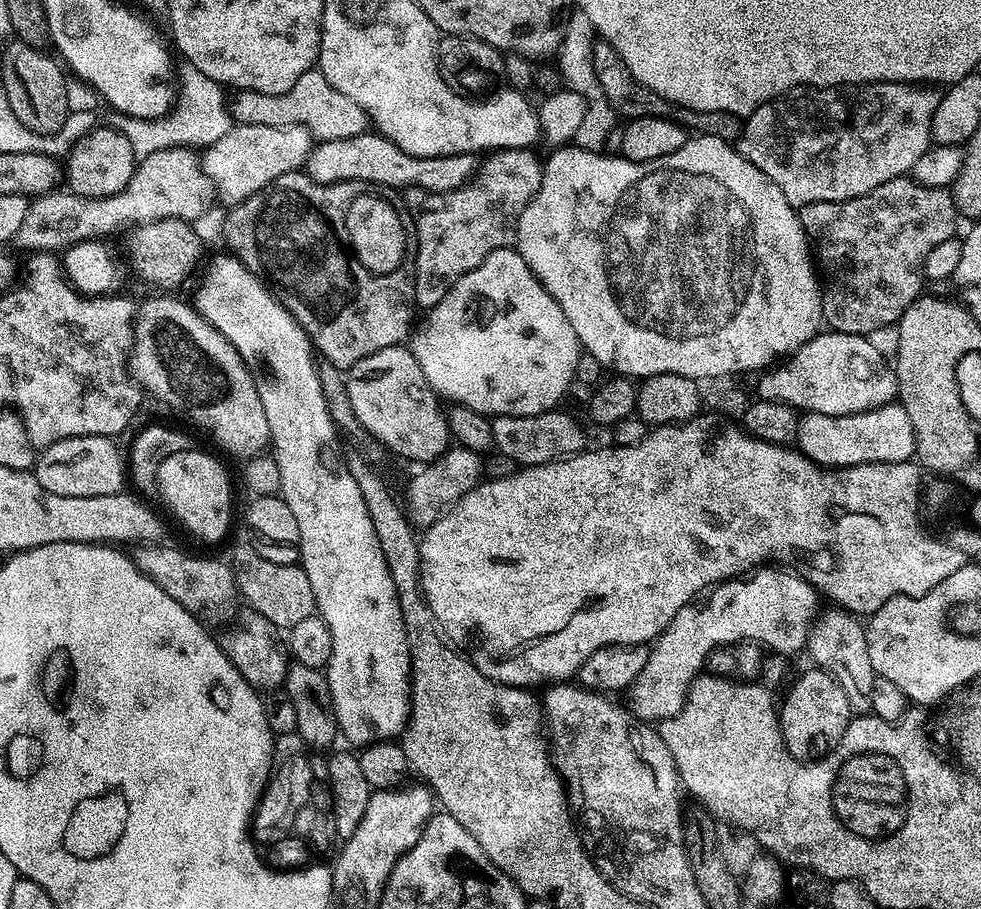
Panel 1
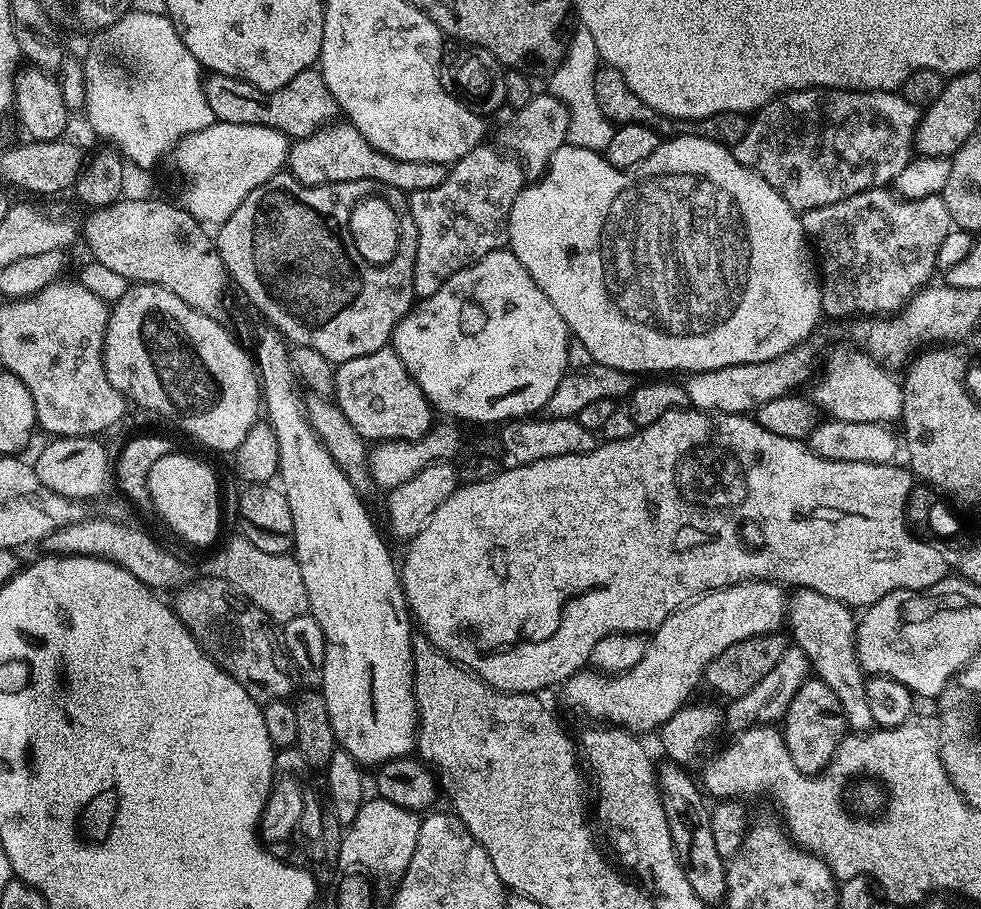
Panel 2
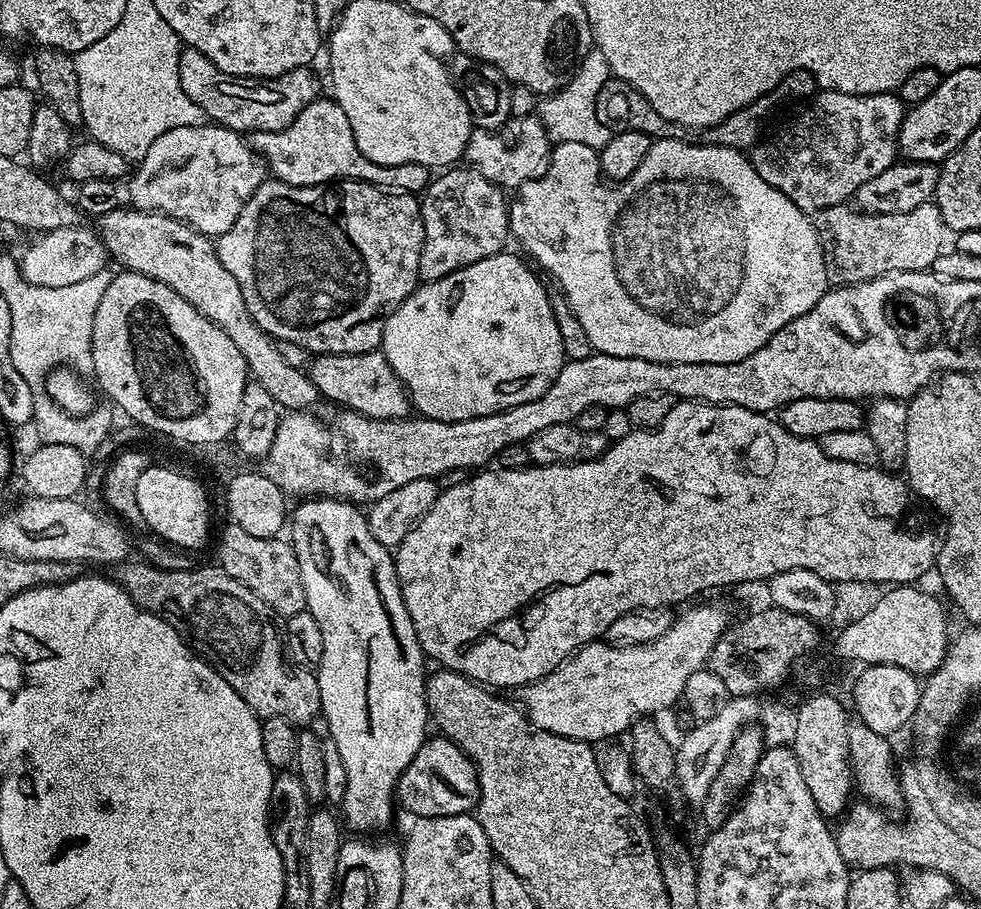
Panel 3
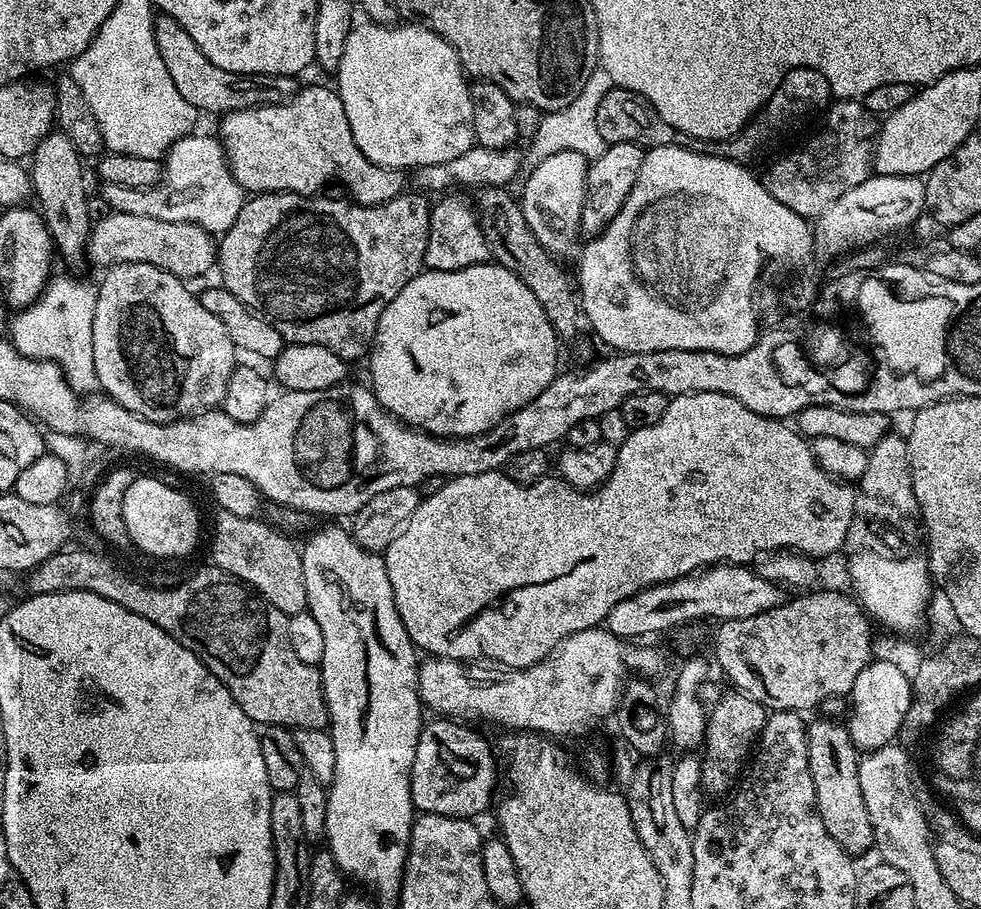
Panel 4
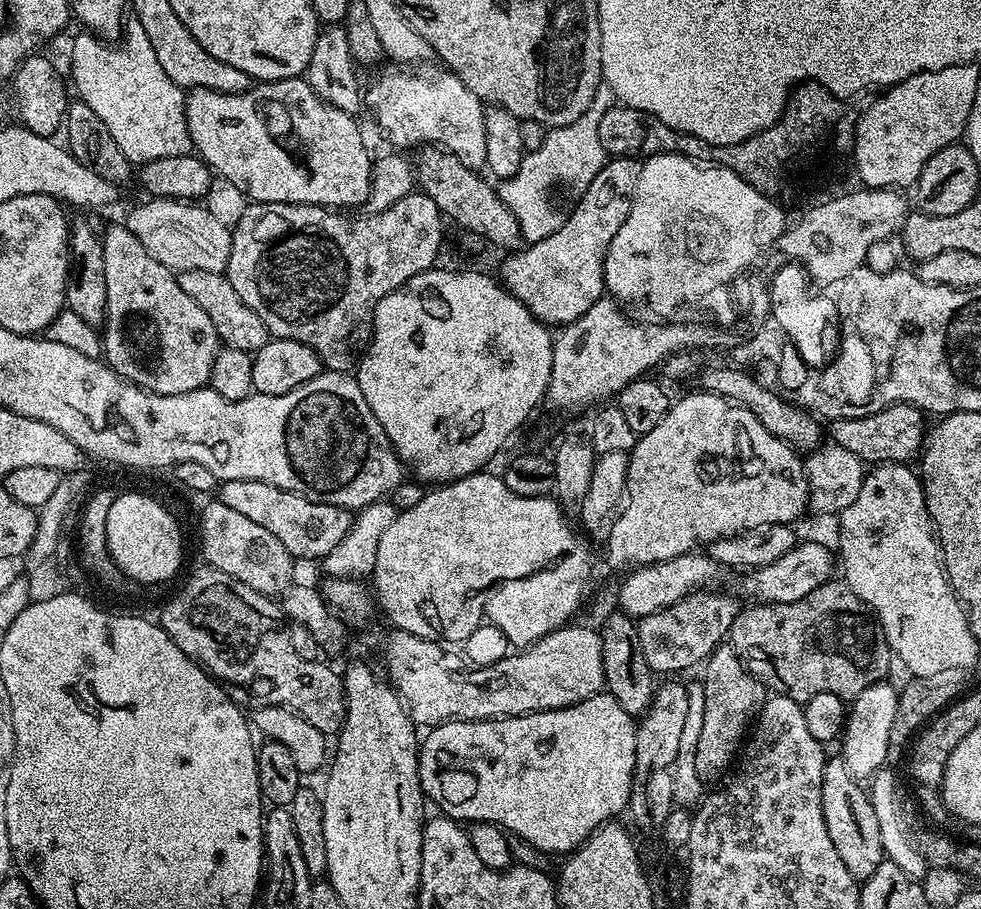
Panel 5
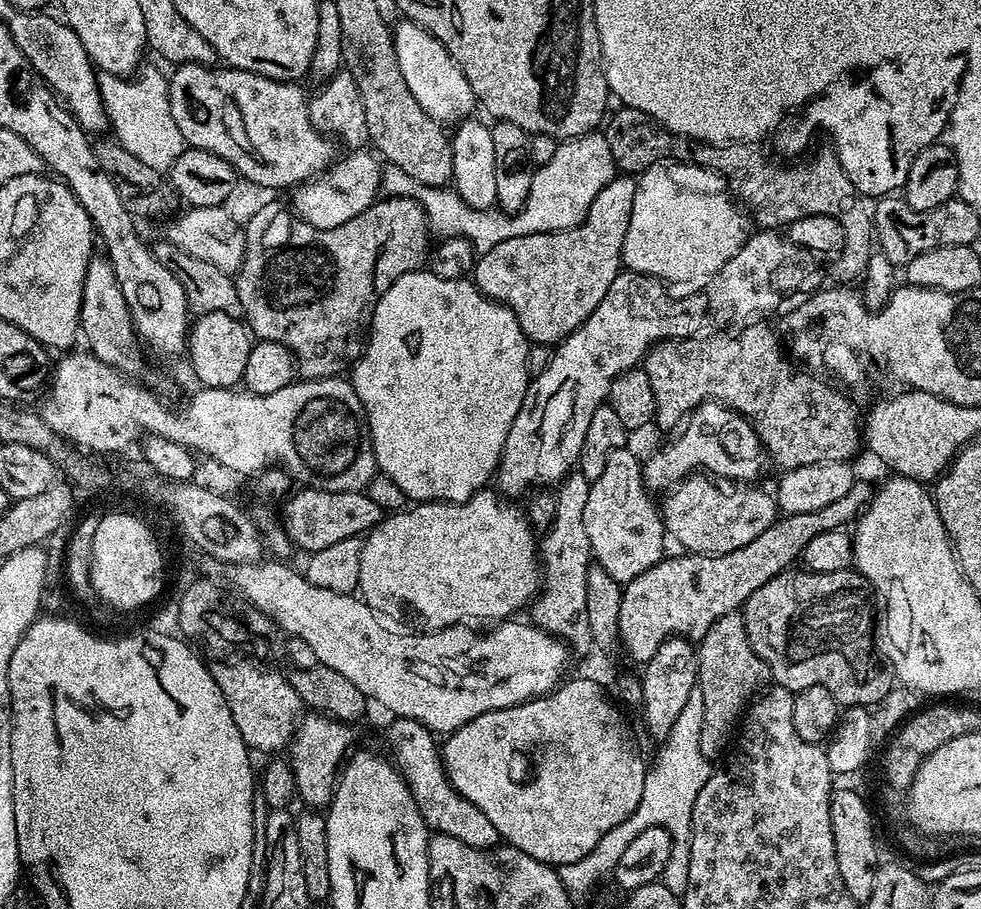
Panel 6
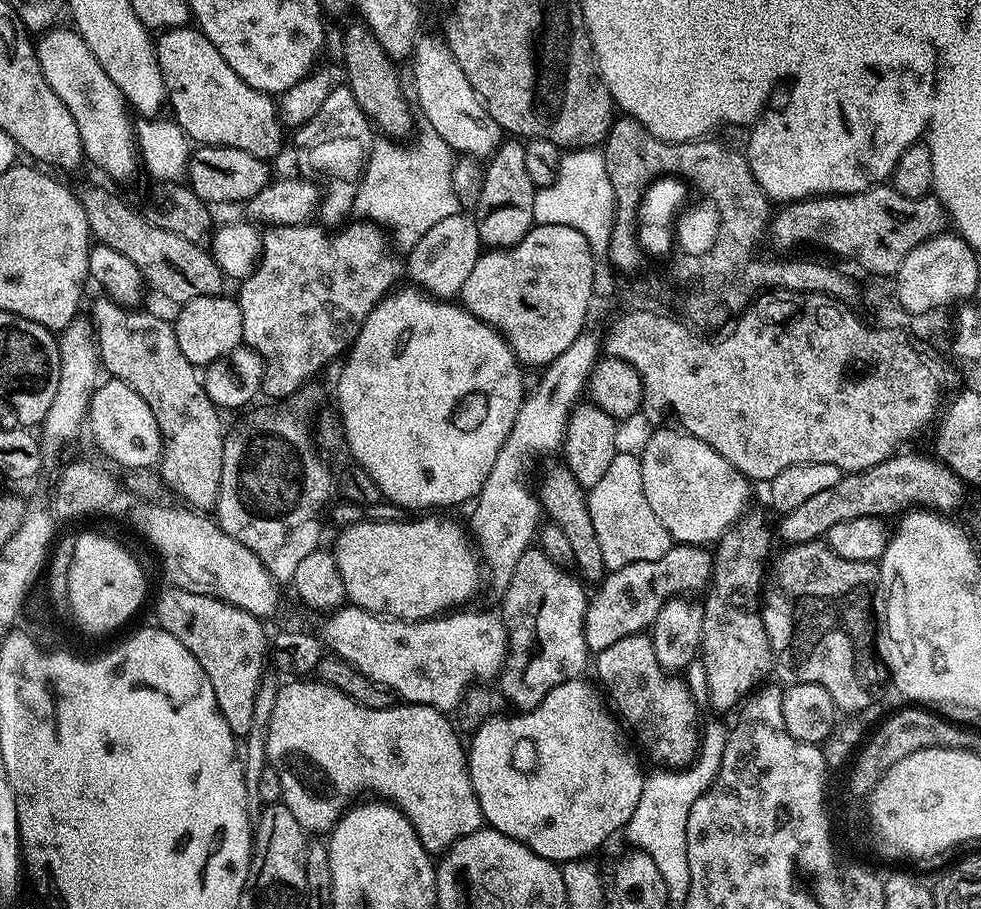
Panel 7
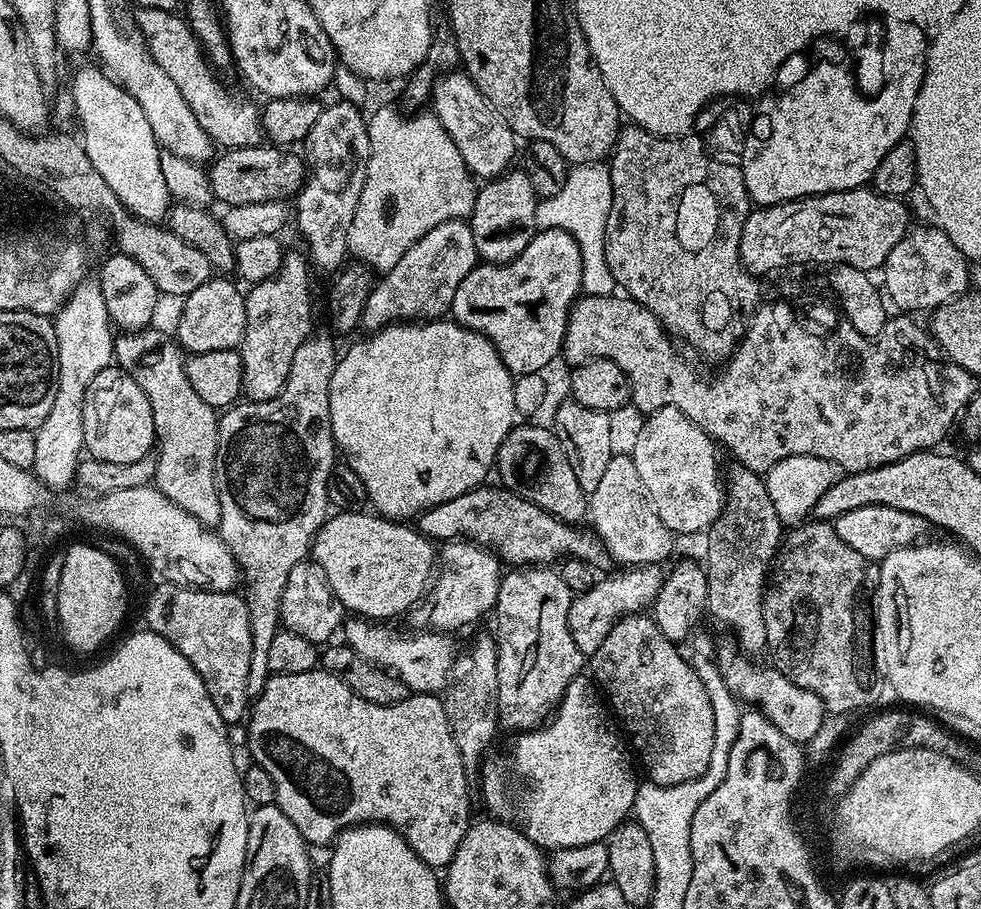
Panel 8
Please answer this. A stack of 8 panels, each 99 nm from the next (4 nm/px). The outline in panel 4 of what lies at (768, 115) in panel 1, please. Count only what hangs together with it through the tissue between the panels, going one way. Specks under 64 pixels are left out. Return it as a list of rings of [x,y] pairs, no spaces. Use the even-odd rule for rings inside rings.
[[[837,99],[824,116],[824,125],[801,148],[780,156],[765,172],[762,179],[766,190],[782,206],[790,206],[794,214],[816,217],[838,201],[842,194],[873,175],[872,152],[876,148],[878,116],[860,100]]]

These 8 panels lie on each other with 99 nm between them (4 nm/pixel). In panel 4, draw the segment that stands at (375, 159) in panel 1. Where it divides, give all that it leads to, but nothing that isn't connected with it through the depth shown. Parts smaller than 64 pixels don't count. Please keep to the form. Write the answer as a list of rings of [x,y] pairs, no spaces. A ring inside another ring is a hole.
[[[312,84],[309,88],[301,87],[288,100],[283,100],[281,104],[259,104],[256,108],[243,108],[242,110],[234,110],[233,112],[223,113],[219,117],[220,132],[218,131],[218,139],[224,146],[224,157],[228,159],[230,170],[234,174],[234,178],[241,186],[244,187],[245,193],[259,194],[262,192],[299,192],[301,194],[316,194],[321,191],[323,184],[328,184],[337,176],[342,183],[348,187],[347,195],[351,197],[357,204],[385,204],[390,202],[396,196],[401,195],[405,191],[404,185],[405,173],[399,168],[387,168],[386,166],[378,166],[371,164],[364,157],[362,150],[358,150],[358,146],[354,142],[354,134],[350,130],[350,122],[346,122],[346,110],[340,101],[340,93],[331,87],[323,88],[320,84]]]

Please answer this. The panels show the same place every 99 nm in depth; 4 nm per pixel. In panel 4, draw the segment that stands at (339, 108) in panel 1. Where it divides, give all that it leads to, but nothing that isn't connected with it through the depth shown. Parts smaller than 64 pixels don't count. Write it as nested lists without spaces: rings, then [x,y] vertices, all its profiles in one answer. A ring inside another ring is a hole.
[[[163,14],[154,19],[154,42],[158,42],[158,54],[162,54],[162,63],[170,73],[178,94],[182,94],[182,98],[201,113],[223,114],[256,108],[259,104],[281,104],[298,90],[296,76],[239,76],[236,72],[222,70],[222,66],[214,66],[214,62],[198,50],[194,38],[182,30],[179,22]]]

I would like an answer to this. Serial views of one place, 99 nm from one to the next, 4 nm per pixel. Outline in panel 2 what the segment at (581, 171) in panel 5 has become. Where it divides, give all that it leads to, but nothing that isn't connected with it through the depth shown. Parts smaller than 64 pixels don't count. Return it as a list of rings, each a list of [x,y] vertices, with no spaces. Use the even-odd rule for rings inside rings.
[[[583,26],[577,27],[577,32],[571,33],[568,40],[568,49],[564,52],[562,62],[547,77],[546,92],[554,98],[561,101],[568,111],[569,126],[567,143],[585,148],[586,150],[594,150],[603,153],[606,146],[610,146],[610,138],[614,131],[614,125],[611,120],[606,118],[606,114],[602,114],[601,108],[598,106],[597,98],[594,98],[594,74],[602,67],[602,48],[594,42],[590,30],[586,30]]]

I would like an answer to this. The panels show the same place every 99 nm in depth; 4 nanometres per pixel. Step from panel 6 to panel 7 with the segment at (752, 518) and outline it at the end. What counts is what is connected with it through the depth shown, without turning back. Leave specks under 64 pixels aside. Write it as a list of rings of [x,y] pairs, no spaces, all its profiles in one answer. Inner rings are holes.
[[[672,426],[657,427],[653,431],[656,433],[645,442],[644,452],[639,453],[642,466],[642,490],[646,490],[646,502],[650,502],[650,510],[654,510],[654,518],[662,522],[662,526],[673,541],[697,546],[711,545],[719,541],[720,537],[749,511],[750,481],[734,466],[730,466],[730,462],[726,462],[726,458],[722,458],[722,454],[718,454],[706,442],[694,438],[689,432],[668,427]]]

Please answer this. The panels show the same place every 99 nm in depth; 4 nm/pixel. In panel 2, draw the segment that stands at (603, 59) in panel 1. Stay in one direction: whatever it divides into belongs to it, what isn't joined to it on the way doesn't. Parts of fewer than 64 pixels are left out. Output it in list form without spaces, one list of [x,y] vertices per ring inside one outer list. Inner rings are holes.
[[[602,66],[594,74],[594,98],[597,98],[602,114],[606,114],[606,118],[611,120],[613,125],[641,124],[658,133],[663,133],[664,127],[668,126],[671,135],[705,137],[708,140],[716,140],[729,146],[742,140],[750,123],[749,117],[745,113],[734,111],[724,111],[722,114],[712,115],[710,118],[700,121],[669,121],[667,116],[658,114],[653,108],[646,106],[646,102],[642,102],[642,98],[638,98],[638,94],[634,94],[634,90],[630,90],[630,86],[626,86],[626,82],[622,78],[622,74],[618,74],[618,70],[607,66]]]

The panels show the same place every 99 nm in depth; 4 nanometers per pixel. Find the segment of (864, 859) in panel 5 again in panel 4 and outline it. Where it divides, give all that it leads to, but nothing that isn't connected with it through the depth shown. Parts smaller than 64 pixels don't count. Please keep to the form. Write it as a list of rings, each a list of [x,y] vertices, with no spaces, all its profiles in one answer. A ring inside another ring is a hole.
[[[819,718],[807,725],[806,754],[810,758],[810,778],[814,778],[816,805],[826,826],[826,834],[842,846],[849,856],[859,857],[859,852],[873,847],[873,817],[866,814],[866,801],[862,798],[862,785],[858,782],[860,756],[856,743],[850,738],[847,727],[832,718]]]

